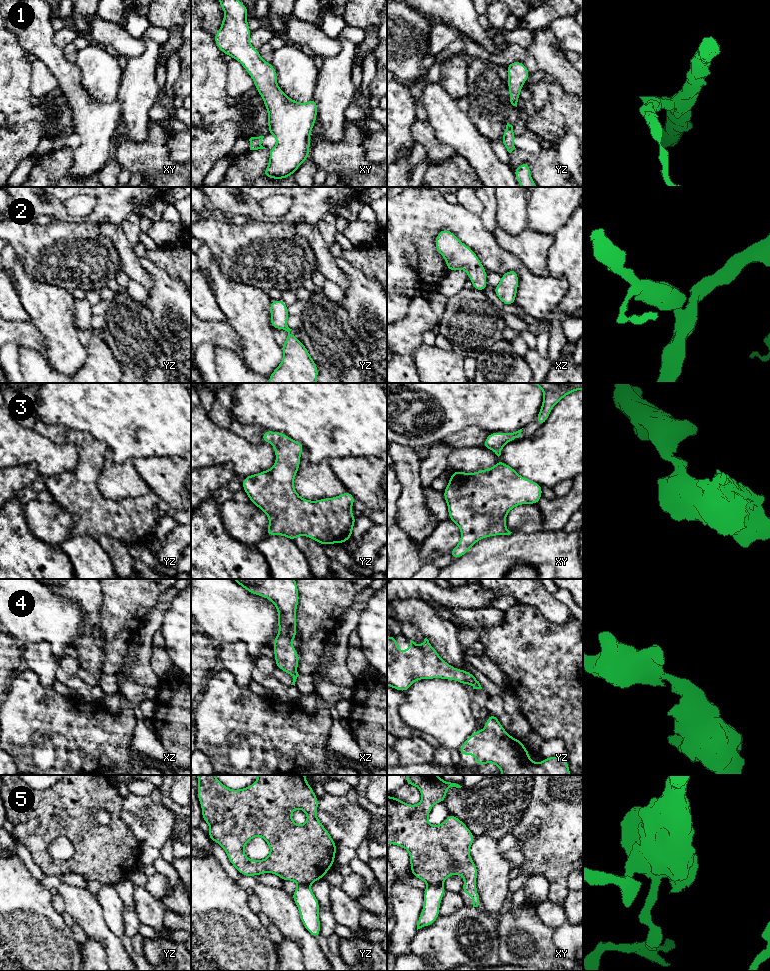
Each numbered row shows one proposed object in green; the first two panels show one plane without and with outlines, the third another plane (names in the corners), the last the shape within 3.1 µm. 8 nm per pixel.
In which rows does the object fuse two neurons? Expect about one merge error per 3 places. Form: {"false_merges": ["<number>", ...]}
{"false_merges": ["5"]}

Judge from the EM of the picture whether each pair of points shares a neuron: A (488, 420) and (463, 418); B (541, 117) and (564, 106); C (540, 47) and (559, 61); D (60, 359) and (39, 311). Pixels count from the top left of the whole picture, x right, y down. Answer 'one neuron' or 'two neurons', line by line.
A: one neuron
B: one neuron
C: one neuron
D: one neuron

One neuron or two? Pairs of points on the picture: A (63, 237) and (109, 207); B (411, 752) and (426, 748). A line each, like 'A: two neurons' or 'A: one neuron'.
A: two neurons
B: one neuron

